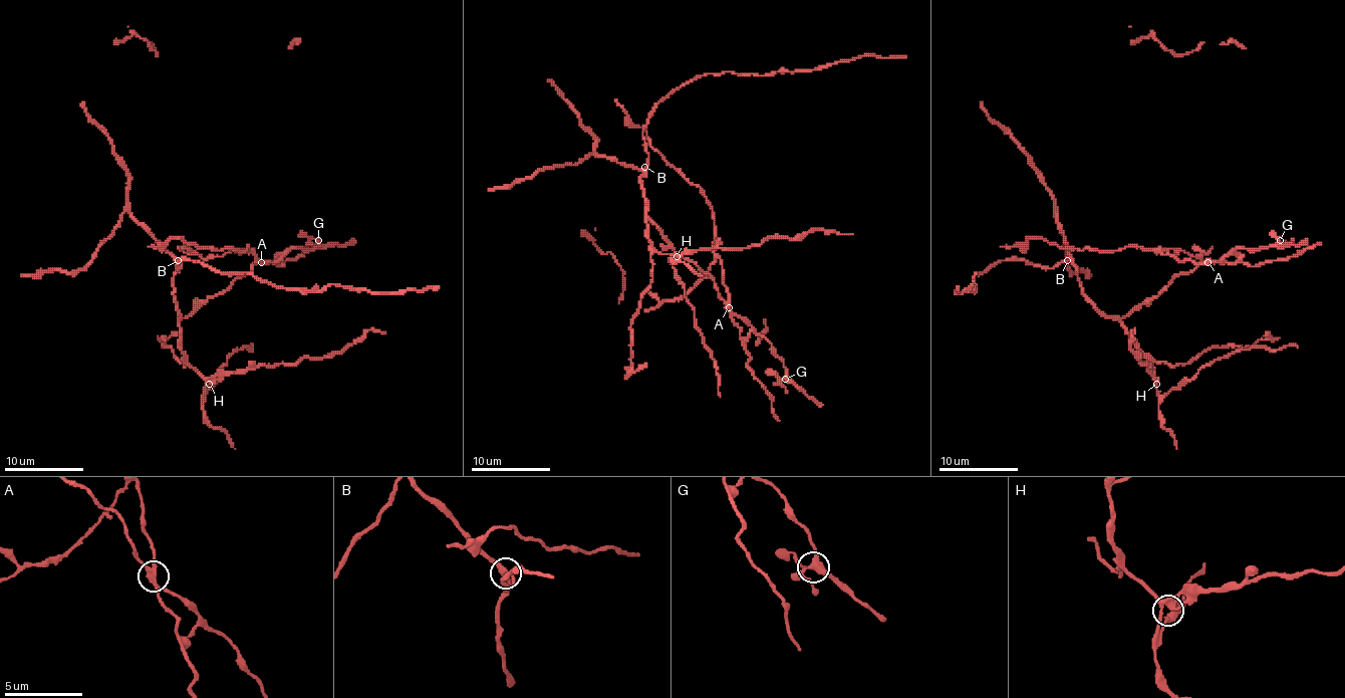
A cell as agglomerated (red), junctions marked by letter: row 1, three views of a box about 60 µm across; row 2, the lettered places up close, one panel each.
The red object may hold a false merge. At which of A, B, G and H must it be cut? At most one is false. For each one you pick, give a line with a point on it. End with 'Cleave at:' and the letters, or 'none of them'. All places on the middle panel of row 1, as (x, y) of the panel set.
A: (729, 307)
Cleave at: A

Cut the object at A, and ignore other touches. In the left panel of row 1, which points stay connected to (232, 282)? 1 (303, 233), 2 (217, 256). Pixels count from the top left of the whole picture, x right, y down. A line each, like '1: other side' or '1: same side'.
1: same side
2: other side

